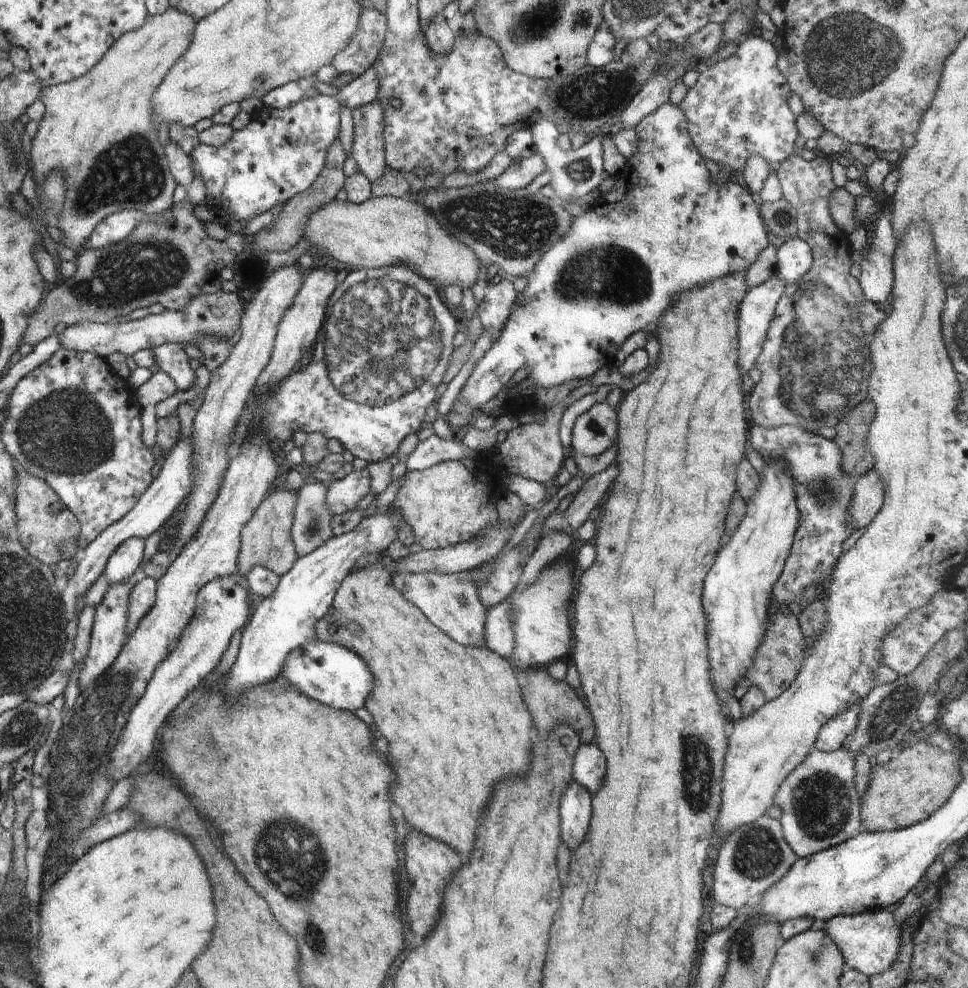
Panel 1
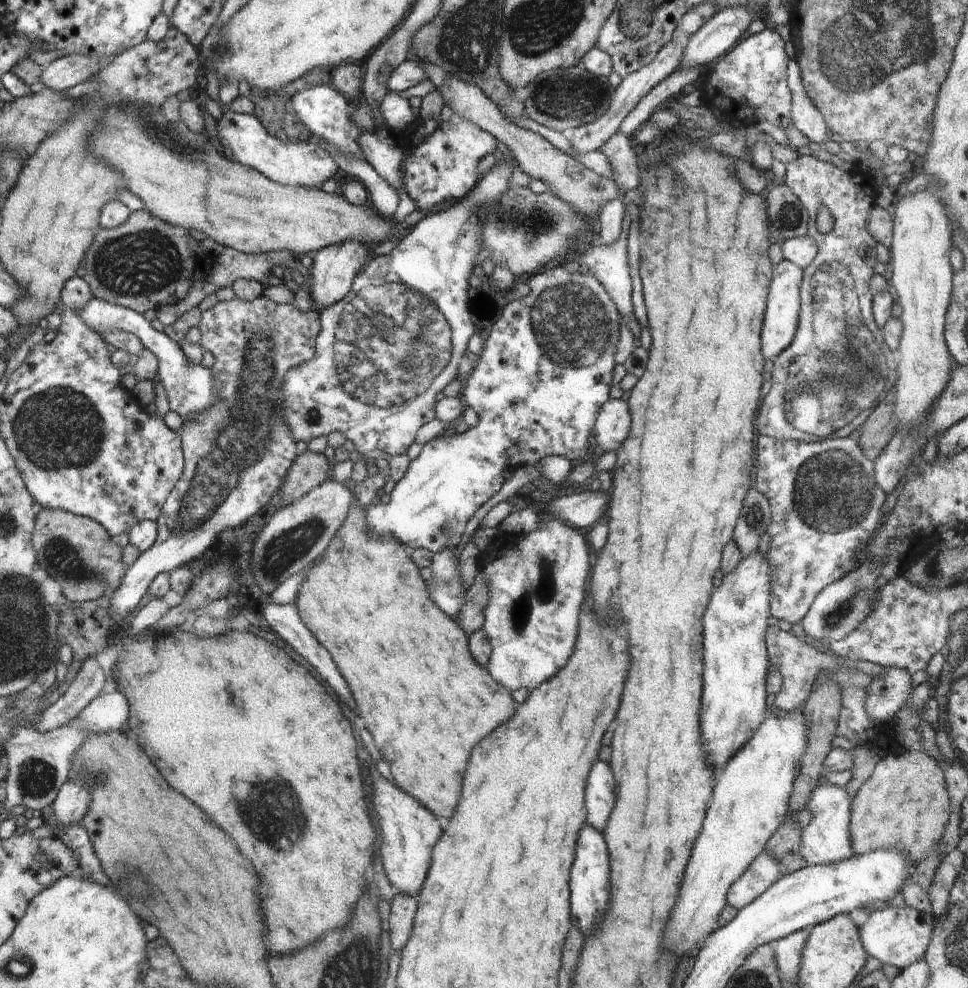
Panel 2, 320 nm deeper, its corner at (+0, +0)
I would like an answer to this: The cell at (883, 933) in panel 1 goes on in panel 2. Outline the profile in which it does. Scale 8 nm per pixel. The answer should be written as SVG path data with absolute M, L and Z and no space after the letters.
M884 906L868 915L864 925L859 926L860 938L868 958L879 960L882 964L892 964L901 970L918 962L925 955L935 927L932 912L924 912L912 907Z

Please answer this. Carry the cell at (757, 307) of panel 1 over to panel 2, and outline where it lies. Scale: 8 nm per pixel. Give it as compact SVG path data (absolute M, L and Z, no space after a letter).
M784 259L772 266L772 270L774 272L768 293L768 308L764 314L764 330L762 330L762 354L764 354L764 358L773 360L794 340L799 323L801 307L799 294L804 269L796 263Z

